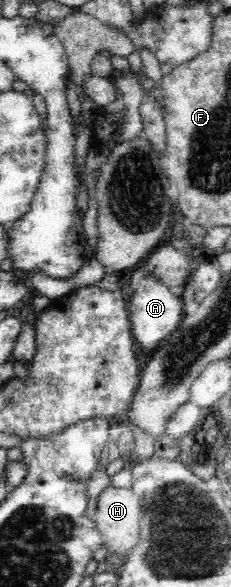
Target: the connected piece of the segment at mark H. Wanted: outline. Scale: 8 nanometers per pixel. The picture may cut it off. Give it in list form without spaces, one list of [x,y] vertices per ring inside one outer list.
[[[109,484],[99,494],[97,501],[97,513],[94,517],[97,529],[103,538],[104,545],[111,552],[117,553],[121,559],[121,566],[118,571],[123,569],[124,559],[129,558],[131,551],[135,549],[137,540],[140,538],[140,501],[139,497],[132,488],[119,489],[118,487]]]

